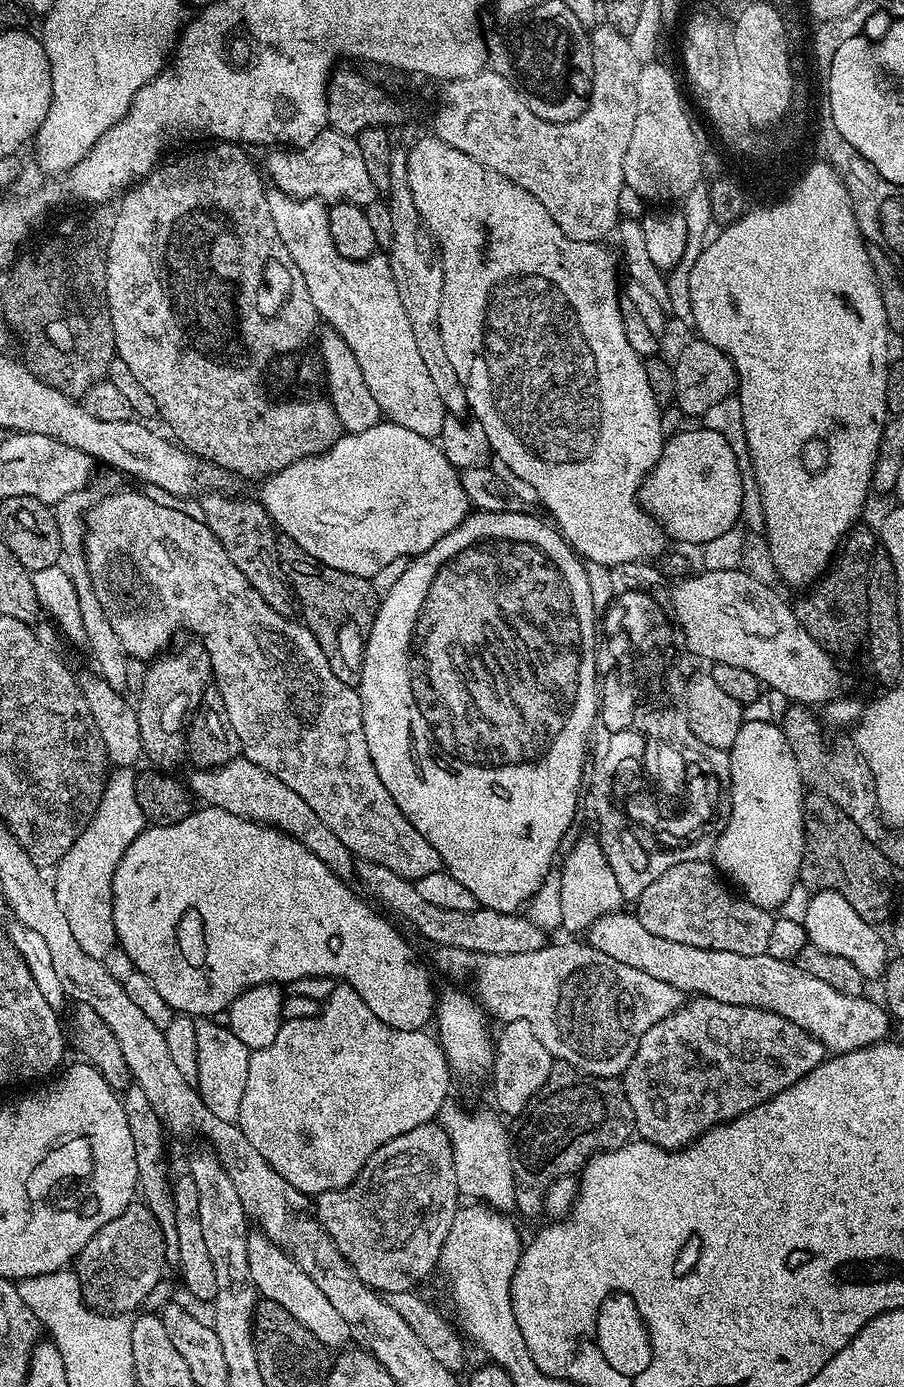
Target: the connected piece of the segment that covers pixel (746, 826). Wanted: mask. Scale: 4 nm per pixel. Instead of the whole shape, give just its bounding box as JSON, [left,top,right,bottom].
[714,719,806,910]

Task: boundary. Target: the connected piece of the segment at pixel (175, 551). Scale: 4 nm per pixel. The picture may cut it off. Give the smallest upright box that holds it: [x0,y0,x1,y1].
[84,492,441,882]

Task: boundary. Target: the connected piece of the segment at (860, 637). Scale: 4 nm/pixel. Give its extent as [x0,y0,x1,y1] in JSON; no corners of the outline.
[794,522,877,653]

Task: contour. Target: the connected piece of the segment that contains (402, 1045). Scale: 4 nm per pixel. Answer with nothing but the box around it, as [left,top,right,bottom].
[238,987,454,1198]

